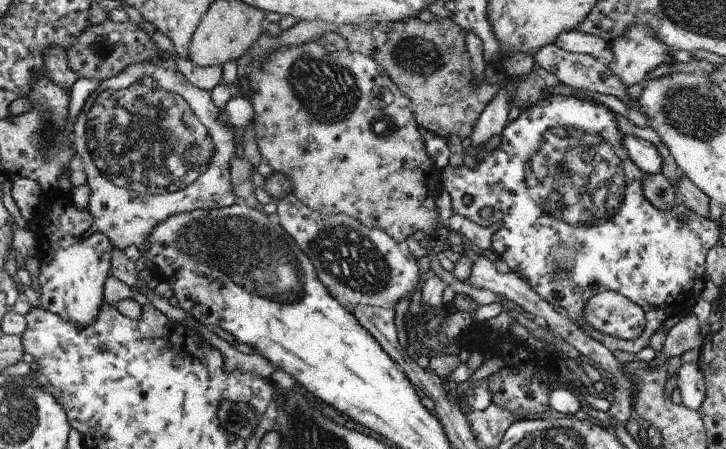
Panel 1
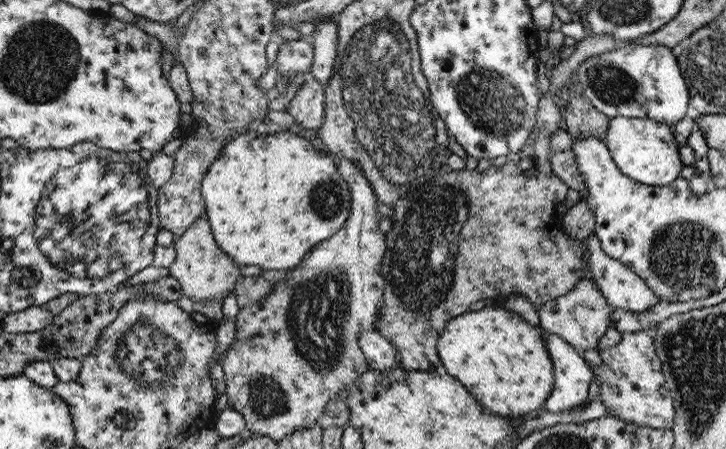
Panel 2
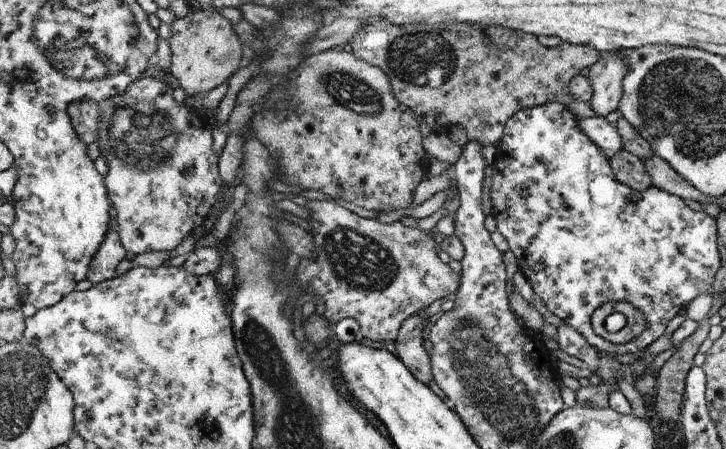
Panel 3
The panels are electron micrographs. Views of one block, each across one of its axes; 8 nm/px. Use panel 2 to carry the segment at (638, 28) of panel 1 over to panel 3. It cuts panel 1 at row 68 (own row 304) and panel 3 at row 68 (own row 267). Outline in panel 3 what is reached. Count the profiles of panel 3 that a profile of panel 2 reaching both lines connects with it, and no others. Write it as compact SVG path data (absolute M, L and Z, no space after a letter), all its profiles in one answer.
M604 53L588 74L592 82L592 100L589 100L596 117L613 118L623 95L623 80L628 74L626 62L617 53Z

